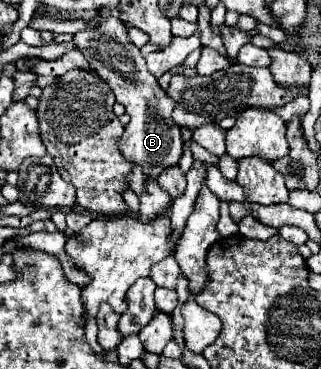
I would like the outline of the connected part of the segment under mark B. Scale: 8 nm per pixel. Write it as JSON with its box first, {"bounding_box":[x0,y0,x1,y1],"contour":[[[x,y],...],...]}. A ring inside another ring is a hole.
{"bounding_box":[74,18,182,178],"contour":[[[106,18],[94,30],[74,34],[74,44],[92,62],[98,76],[112,86],[116,100],[124,104],[130,114],[130,124],[120,138],[122,154],[144,168],[146,174],[156,178],[162,170],[176,166],[182,158],[182,132],[172,122],[172,98],[160,88],[158,80],[146,70],[140,50],[130,42],[126,26],[118,18]]]}

